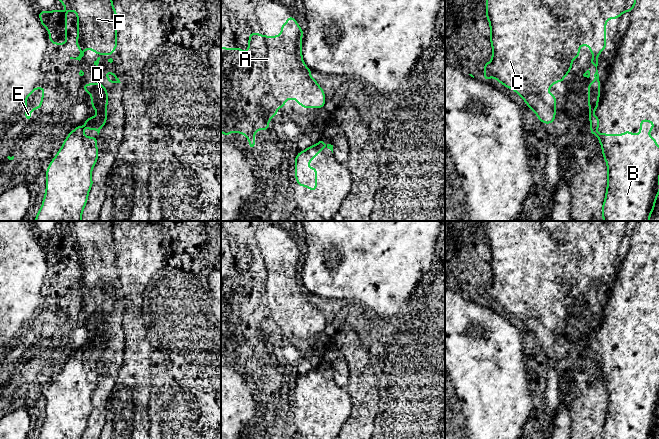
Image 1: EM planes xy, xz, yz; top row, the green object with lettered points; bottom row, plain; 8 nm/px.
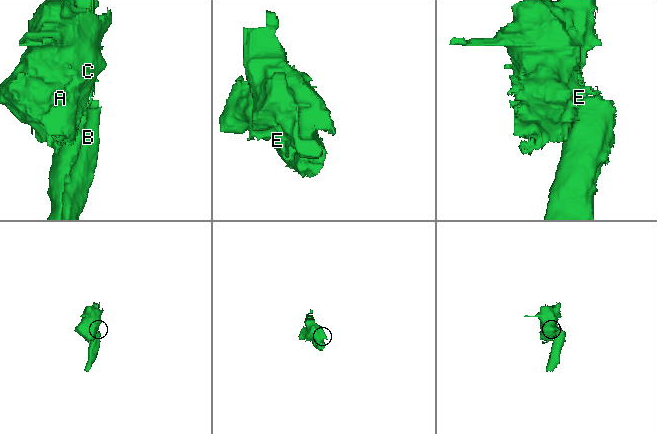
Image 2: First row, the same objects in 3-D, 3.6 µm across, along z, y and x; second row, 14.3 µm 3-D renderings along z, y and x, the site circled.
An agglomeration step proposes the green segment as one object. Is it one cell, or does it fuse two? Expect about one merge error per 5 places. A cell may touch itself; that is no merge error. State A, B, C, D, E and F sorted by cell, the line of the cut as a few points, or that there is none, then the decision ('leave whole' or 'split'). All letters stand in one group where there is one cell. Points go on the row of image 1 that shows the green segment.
groups A C D E F / B; cut yz (592, 115), (591, 124); split

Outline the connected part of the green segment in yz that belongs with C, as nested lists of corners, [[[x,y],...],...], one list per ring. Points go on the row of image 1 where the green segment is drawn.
[[[486,0],[486,18],[490,24],[490,41],[492,60],[484,64],[484,82],[493,77],[502,85],[518,93],[527,106],[531,108],[541,123],[551,124],[555,121],[556,97],[548,94],[552,84],[561,81],[574,67],[571,61],[578,59],[579,47],[588,45],[590,53],[595,56],[589,64],[596,67],[595,81],[588,84],[588,118],[592,124],[592,112],[598,108],[600,97],[600,78],[597,70],[598,55],[606,48],[606,20],[617,19],[624,12],[633,11],[637,0]]]

